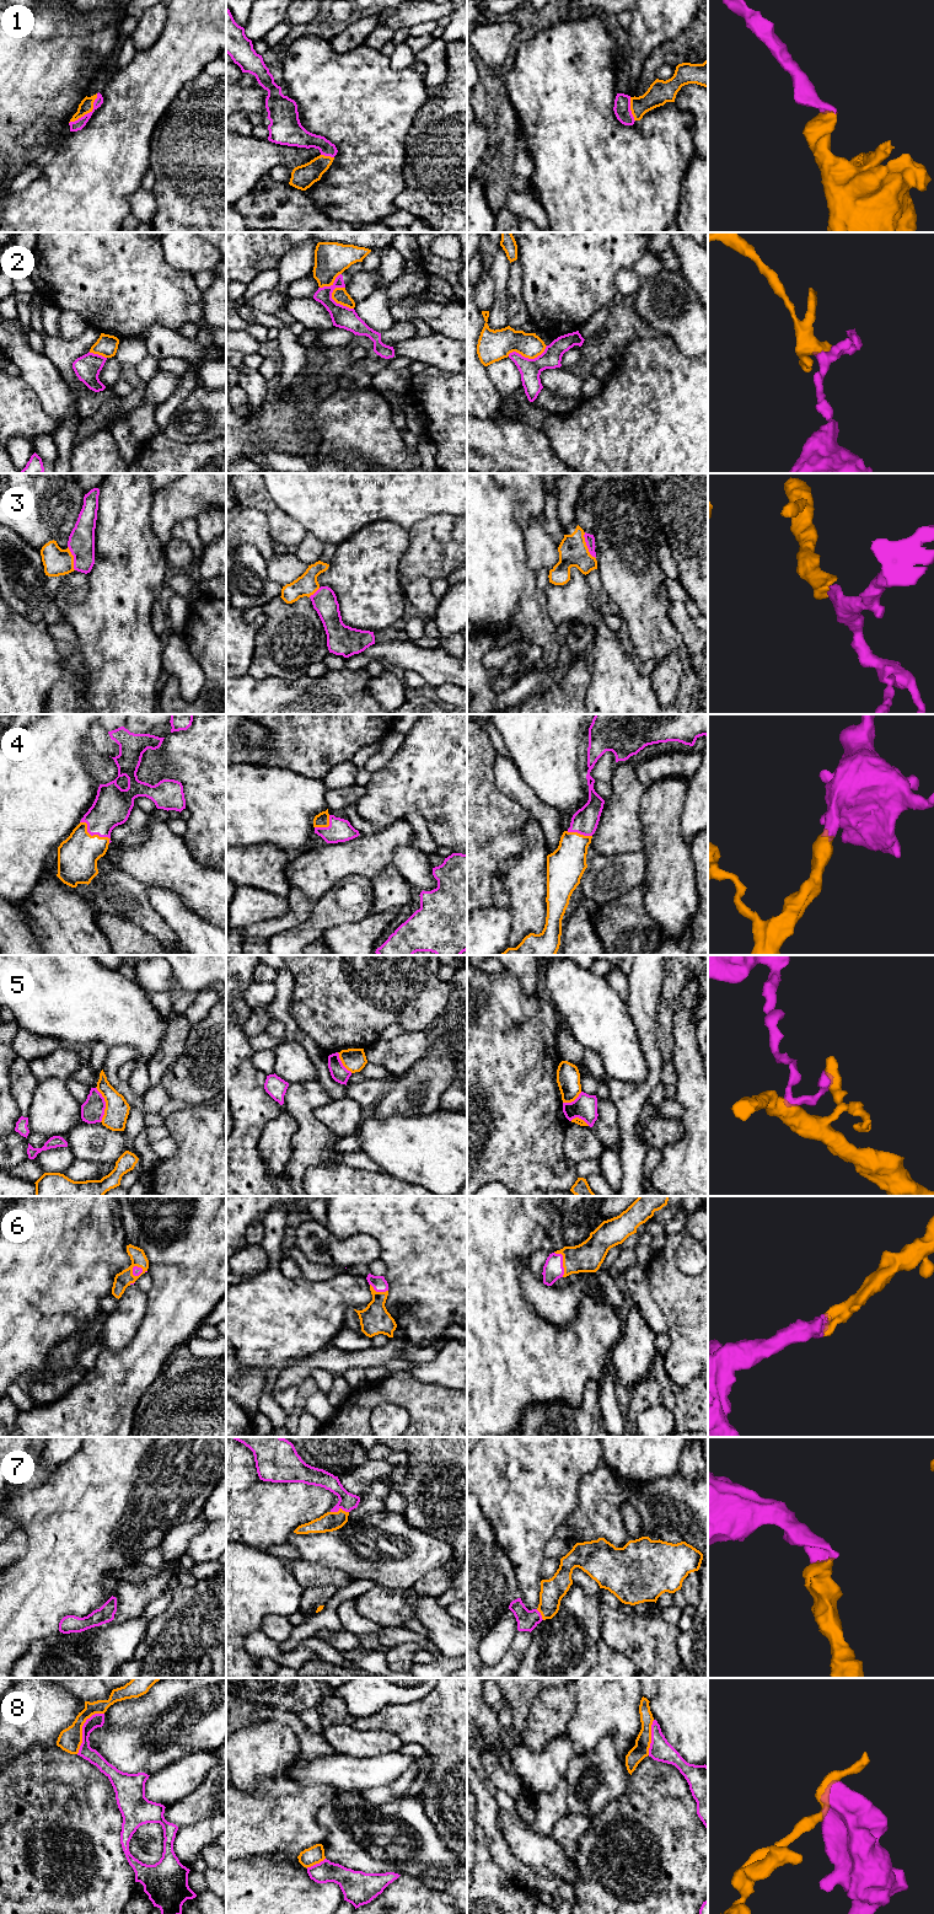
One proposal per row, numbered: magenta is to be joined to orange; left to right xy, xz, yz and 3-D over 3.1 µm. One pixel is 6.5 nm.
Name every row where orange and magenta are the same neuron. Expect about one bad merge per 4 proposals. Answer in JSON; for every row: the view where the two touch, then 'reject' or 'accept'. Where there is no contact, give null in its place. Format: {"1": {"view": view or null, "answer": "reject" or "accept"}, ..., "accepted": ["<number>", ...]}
{"1": {"view": "xy", "answer": "accept"}, "2": {"view": "yz", "answer": "reject"}, "3": {"view": "yz", "answer": "accept"}, "4": {"view": "xy", "answer": "accept"}, "5": {"view": "xy", "answer": "reject"}, "6": {"view": "yz", "answer": "accept"}, "7": {"view": "xz", "answer": "accept"}, "8": {"view": "xy", "answer": "reject"}, "accepted": ["1", "3", "4", "6", "7"]}

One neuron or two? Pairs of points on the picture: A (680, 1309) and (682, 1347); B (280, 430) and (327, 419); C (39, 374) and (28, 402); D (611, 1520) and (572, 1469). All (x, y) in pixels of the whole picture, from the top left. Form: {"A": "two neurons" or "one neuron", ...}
{"A": "one neuron", "B": "two neurons", "C": "two neurons", "D": "two neurons"}

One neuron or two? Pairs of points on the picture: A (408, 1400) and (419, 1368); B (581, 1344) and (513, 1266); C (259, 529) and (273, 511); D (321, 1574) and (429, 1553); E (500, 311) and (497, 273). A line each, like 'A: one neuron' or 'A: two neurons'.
A: two neurons
B: one neuron
C: two neurons
D: two neurons
E: one neuron

